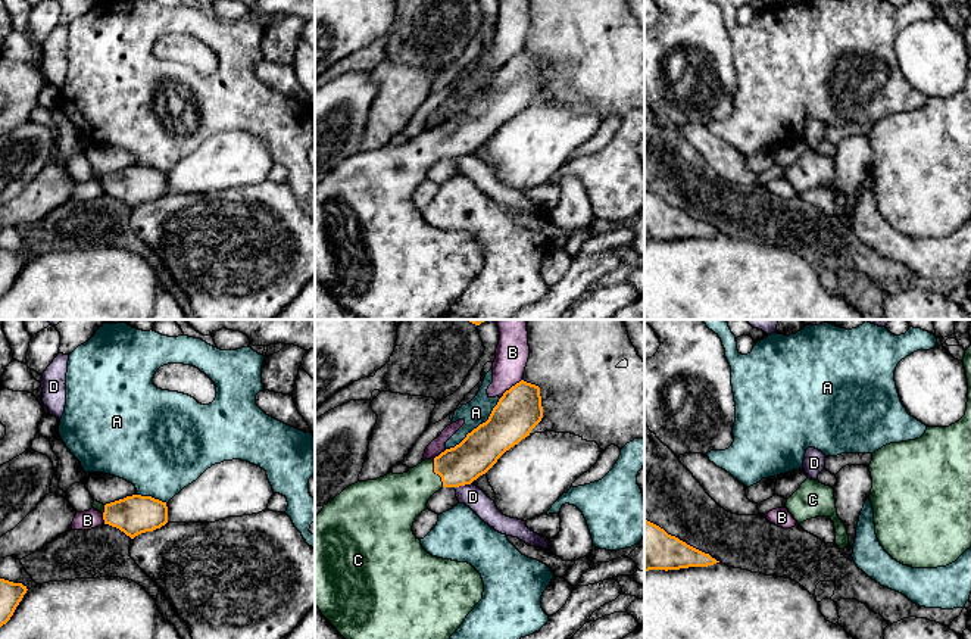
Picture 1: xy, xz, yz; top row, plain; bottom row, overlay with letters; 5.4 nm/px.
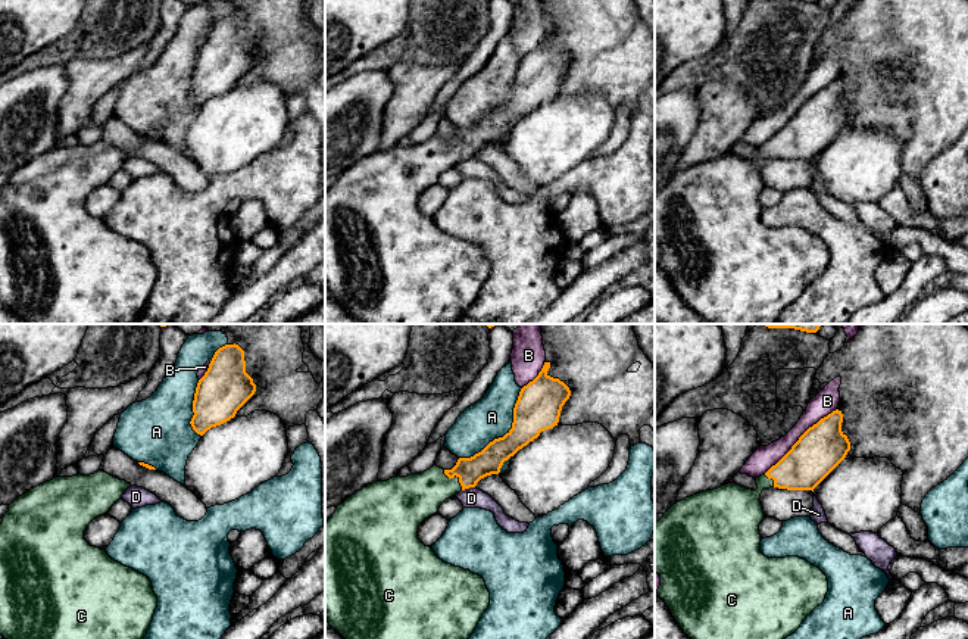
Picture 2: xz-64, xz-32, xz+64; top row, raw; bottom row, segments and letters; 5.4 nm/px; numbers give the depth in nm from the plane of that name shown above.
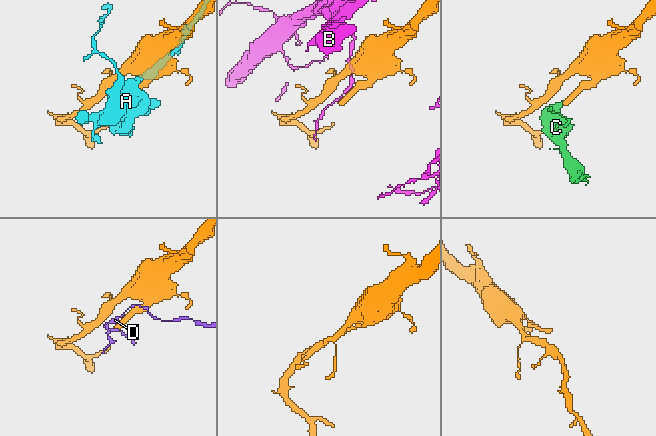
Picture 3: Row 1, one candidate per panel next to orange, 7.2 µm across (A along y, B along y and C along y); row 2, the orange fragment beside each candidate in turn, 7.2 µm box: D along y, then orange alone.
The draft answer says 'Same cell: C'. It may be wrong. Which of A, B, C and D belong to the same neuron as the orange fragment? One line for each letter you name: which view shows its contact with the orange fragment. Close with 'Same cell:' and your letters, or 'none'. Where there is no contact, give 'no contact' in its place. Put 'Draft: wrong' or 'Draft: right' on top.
Draft: right
C: contact in xz
Same cell: C

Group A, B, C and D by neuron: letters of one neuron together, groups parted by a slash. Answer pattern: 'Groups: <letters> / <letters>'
Groups: A / B / C / D

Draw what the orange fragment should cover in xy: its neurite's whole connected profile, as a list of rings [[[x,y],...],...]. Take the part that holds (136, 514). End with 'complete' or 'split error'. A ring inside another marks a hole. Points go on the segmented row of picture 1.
[[[132,495],[106,505],[94,501],[93,508],[103,514],[104,524],[119,529],[131,539],[168,523],[166,502],[152,496]]]; split error

